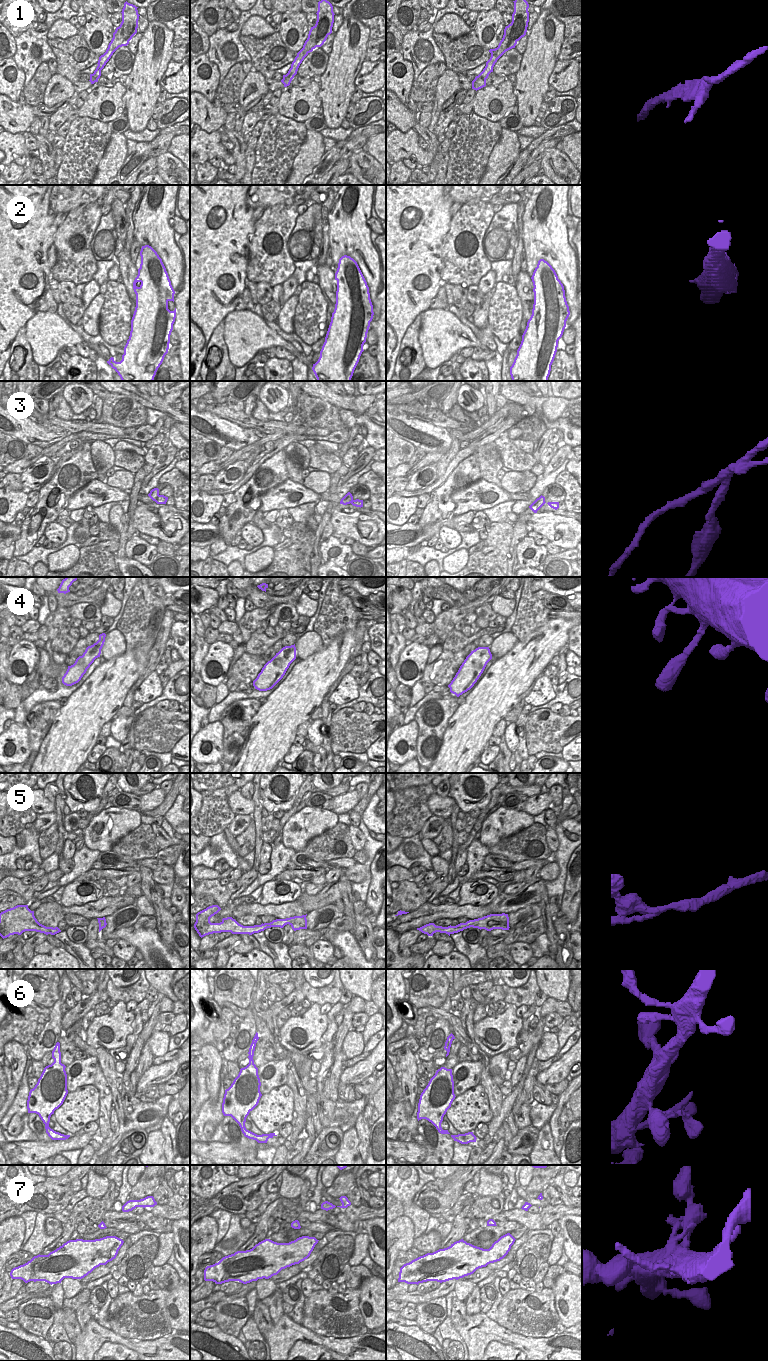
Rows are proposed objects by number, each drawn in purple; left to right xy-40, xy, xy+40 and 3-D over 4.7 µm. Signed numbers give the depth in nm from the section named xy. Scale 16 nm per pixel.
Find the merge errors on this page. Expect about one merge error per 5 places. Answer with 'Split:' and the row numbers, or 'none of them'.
Split: 1, 5

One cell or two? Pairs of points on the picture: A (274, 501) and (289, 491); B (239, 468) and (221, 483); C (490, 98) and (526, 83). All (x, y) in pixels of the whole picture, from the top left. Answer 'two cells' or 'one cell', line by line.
A: one cell
B: one cell
C: two cells

